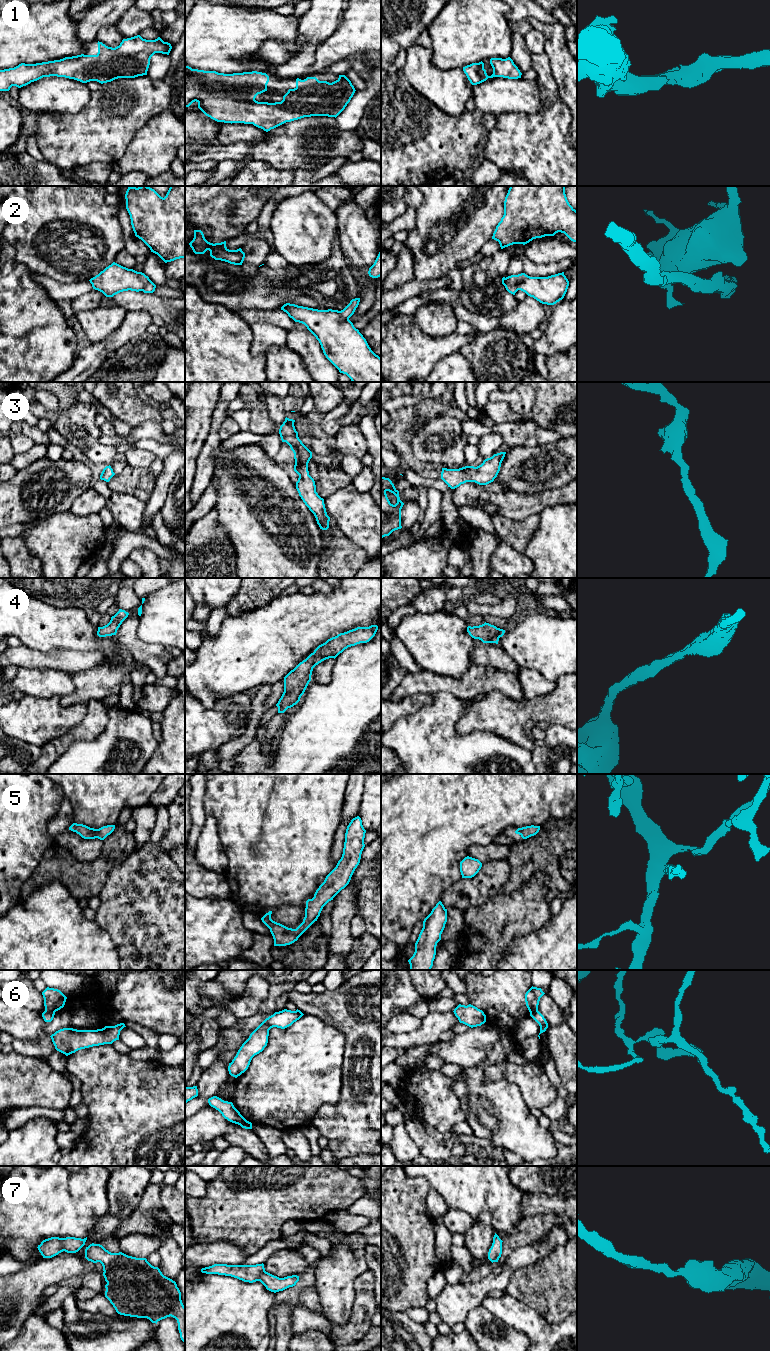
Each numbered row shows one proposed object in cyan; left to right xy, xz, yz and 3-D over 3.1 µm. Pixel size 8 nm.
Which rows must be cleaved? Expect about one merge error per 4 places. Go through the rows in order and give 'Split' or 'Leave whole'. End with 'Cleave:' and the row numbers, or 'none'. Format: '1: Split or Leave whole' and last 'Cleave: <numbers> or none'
1: Leave whole
2: Split
3: Leave whole
4: Leave whole
5: Leave whole
6: Split
7: Leave whole
Cleave: 2, 6

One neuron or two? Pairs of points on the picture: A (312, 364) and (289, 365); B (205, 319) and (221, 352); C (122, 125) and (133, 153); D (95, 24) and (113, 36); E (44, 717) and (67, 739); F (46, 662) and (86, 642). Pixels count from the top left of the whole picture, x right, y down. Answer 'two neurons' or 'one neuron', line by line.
A: two neurons
B: one neuron
C: two neurons
D: two neurons
E: two neurons
F: two neurons

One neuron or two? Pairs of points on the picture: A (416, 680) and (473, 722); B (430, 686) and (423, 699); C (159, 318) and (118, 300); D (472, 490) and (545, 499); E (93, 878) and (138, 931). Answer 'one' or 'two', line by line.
A: two
B: two
C: one
D: one
E: two

